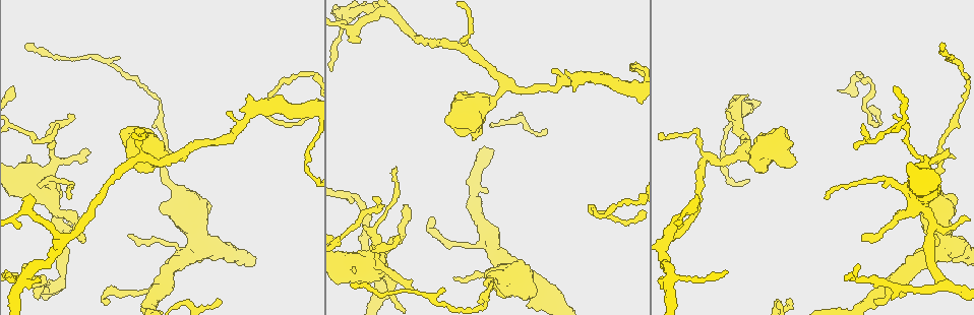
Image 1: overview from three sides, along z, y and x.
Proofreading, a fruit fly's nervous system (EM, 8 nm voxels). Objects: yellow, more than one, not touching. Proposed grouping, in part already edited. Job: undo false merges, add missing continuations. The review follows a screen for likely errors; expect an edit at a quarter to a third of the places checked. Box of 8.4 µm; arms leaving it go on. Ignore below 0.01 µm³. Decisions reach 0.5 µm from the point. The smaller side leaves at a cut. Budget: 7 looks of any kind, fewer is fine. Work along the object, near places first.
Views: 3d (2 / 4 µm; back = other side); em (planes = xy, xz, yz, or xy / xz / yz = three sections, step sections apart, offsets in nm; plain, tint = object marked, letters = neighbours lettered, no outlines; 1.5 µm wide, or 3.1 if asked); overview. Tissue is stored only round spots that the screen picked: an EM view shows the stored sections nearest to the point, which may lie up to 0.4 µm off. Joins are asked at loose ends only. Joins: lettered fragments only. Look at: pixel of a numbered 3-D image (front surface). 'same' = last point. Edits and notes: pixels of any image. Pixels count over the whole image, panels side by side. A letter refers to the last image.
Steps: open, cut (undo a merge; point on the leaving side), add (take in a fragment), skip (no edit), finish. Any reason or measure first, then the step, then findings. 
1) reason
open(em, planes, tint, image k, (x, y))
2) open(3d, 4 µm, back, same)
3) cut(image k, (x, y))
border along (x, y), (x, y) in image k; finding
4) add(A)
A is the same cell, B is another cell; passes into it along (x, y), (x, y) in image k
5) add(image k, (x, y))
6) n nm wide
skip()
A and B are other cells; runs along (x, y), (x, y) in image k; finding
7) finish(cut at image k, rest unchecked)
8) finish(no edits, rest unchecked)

tapers out
open(3d, 2 µm, image 1, (27, 45))

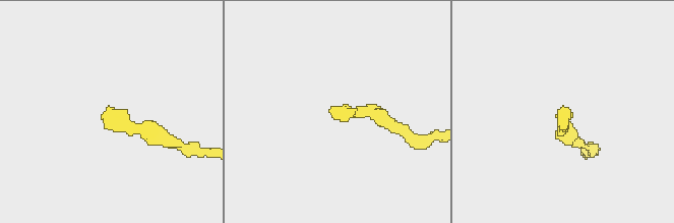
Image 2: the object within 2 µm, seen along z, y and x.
open(em, planes, tint, image 2, (566, 107))

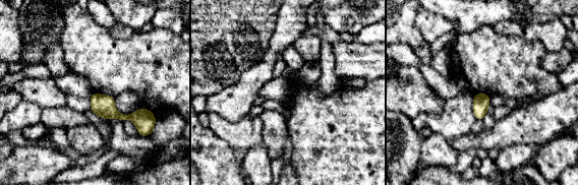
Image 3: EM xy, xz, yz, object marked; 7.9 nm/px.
what lies round it
open(em, planes, letters, same)

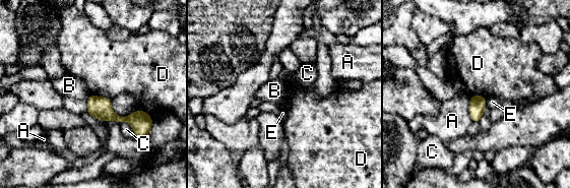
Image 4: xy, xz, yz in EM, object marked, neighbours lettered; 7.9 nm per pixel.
skip()
A, B, C, D and E are other cells; runs along (91, 98), (108, 114), (136, 119), (145, 127) in image 4; no lettered fragment goes on from it

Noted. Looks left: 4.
open(em, xz, step 8, letters, image 1, (85, 147))

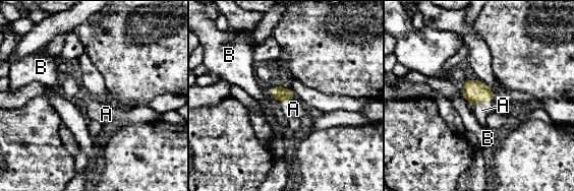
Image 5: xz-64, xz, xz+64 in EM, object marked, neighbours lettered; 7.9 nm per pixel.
another direction
open(em, planes, letters, same)

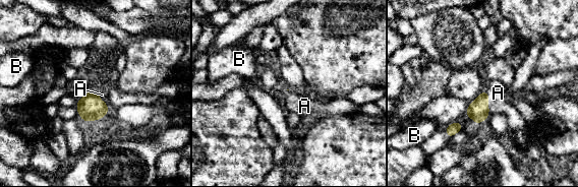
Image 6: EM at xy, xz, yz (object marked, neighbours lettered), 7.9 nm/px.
A touches over 200 nm
add(A)
A is the same cell, B is another cell; passes into it along (478, 110), (487, 102), (498, 92) in image 6; the cell continues

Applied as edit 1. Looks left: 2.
finish(add at image 6, rest unchecked)

